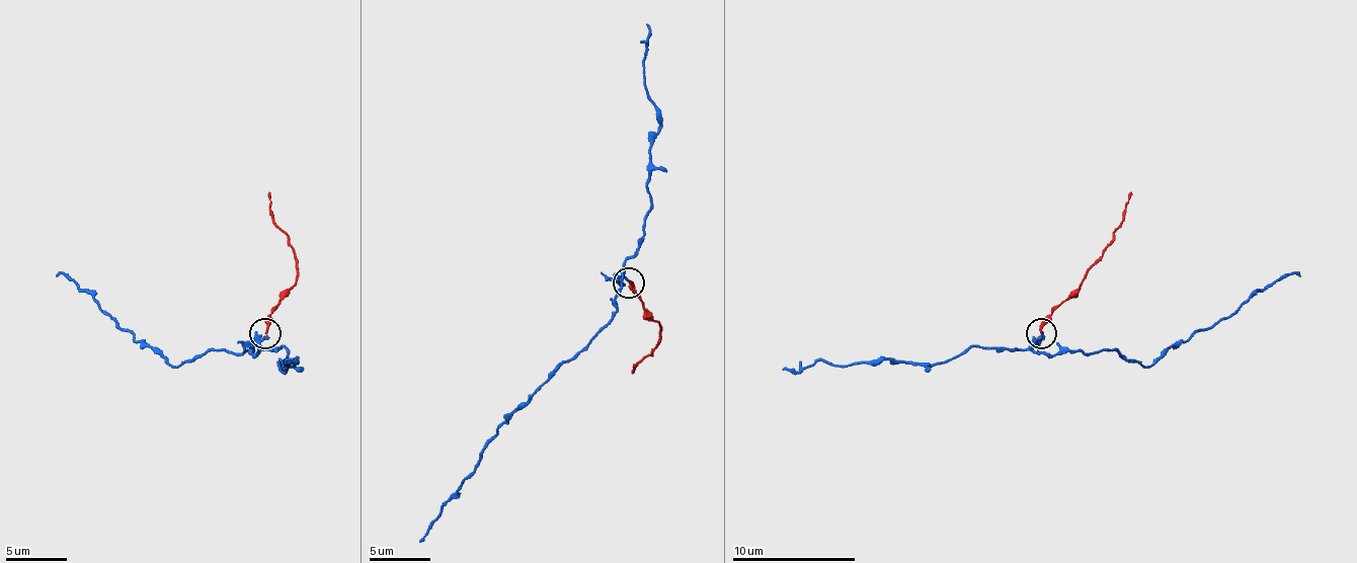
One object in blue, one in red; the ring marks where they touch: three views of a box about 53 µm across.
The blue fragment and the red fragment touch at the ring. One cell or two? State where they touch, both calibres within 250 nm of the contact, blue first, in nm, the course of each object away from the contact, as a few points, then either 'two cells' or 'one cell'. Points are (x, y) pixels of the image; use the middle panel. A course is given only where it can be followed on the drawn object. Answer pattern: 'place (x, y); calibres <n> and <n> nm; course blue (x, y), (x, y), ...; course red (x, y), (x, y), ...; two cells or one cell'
place (628, 283); calibres 200 and 200 nm; course blue (628, 282), (621, 278), (615, 315), (498, 429), (474, 472), (452, 497), (421, 543); course red (628, 282), (631, 291), (661, 328), (652, 355), (637, 365), (634, 374); two cells

